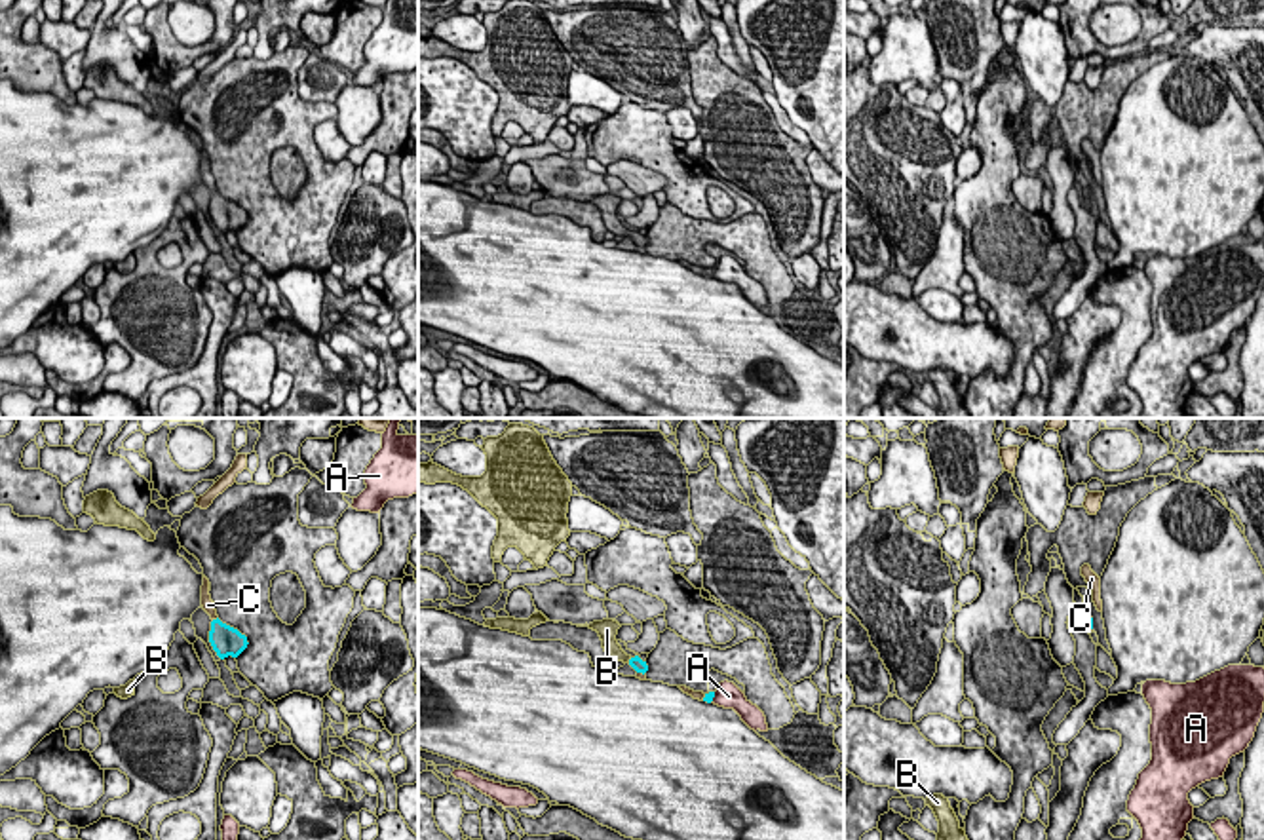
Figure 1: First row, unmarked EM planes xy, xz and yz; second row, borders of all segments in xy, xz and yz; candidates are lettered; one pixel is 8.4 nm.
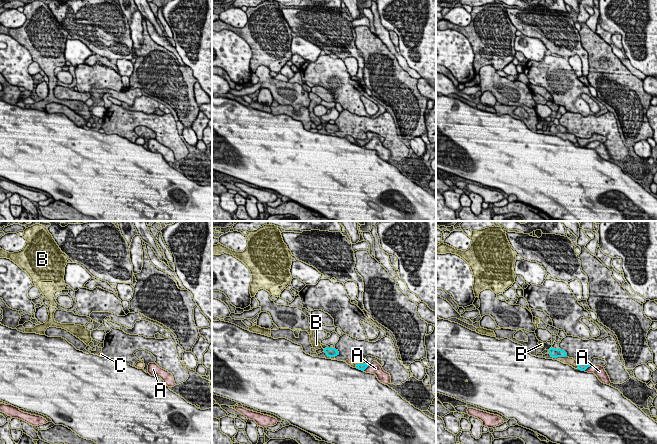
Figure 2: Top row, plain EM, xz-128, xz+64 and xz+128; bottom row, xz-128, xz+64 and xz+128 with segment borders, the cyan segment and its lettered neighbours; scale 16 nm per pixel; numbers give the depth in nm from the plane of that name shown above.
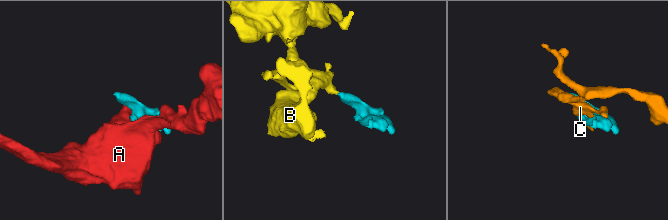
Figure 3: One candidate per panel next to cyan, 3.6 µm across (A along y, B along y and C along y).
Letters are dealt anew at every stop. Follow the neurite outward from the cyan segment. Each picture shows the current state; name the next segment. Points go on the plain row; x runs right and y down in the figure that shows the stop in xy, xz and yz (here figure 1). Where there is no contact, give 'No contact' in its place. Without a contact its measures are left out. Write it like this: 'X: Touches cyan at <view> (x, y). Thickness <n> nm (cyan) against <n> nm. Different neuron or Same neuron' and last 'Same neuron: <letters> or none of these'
A: Touches cyan at xz (713, 270). Thickness 70 nm (cyan) against 220 nm. Different neuron
B: Touches cyan at xz (630, 234). Thickness 120 nm (cyan) against 140 nm. Same neuron
C: Touches cyan at xy (217, 192). Thickness 260 nm (cyan) against 100 nm. Different neuron
Same neuron: B

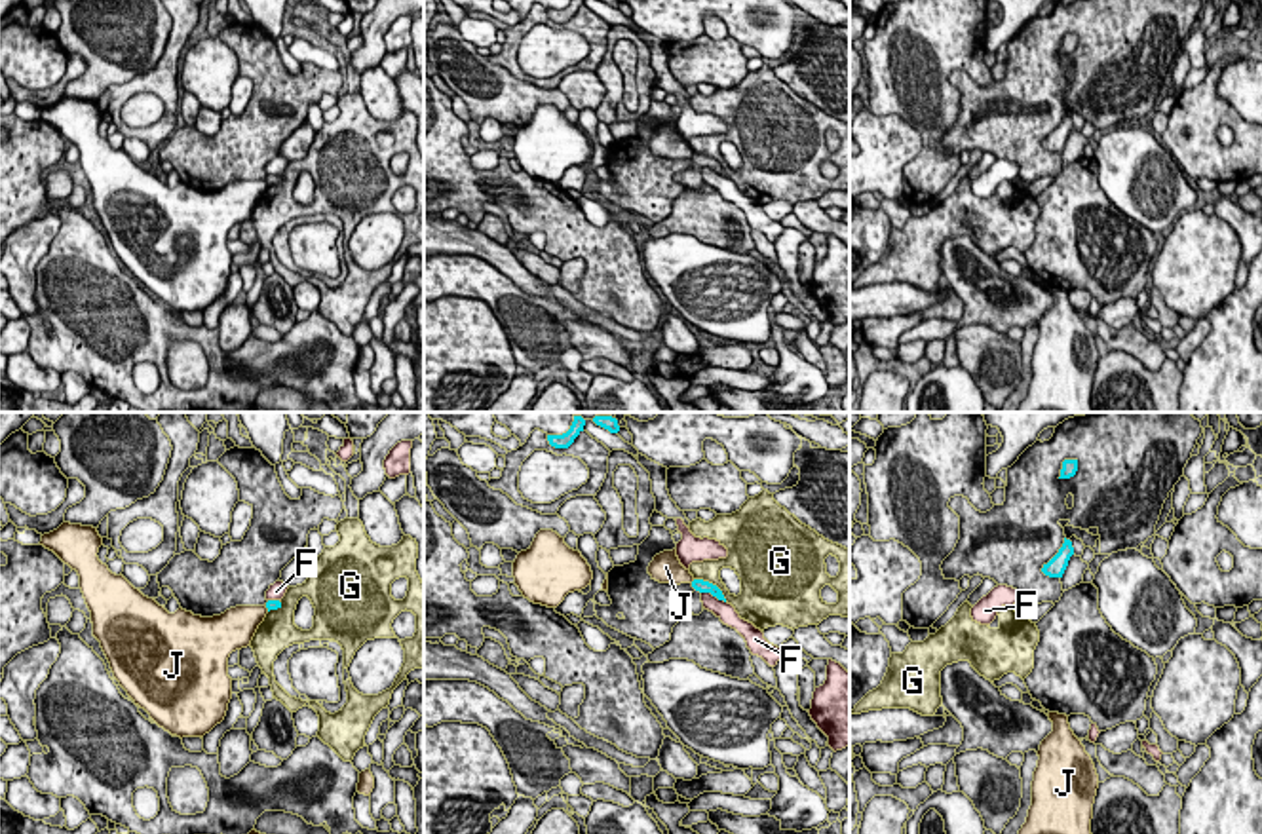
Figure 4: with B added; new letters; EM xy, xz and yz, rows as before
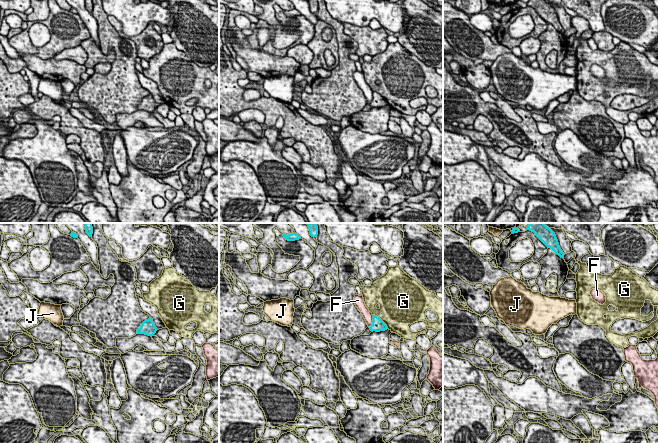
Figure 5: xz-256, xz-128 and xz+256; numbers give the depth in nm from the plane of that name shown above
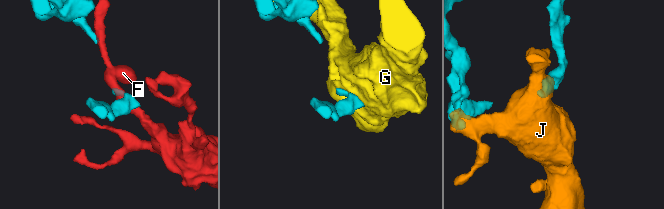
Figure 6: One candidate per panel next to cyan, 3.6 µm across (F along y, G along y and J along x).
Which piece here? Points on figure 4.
F: Touches cyan at xz (713, 170). Thickness 100 nm (cyan) against 160 nm. Different neuron
G: Touches cyan at xz (711, 158). Thickness 100 nm (cyan) against 190 nm. Different neuron
J: Touches cyan at yz (1019, 183). Thickness 50 nm (cyan) against 50 nm. Different neuron
Same neuron: none of these

